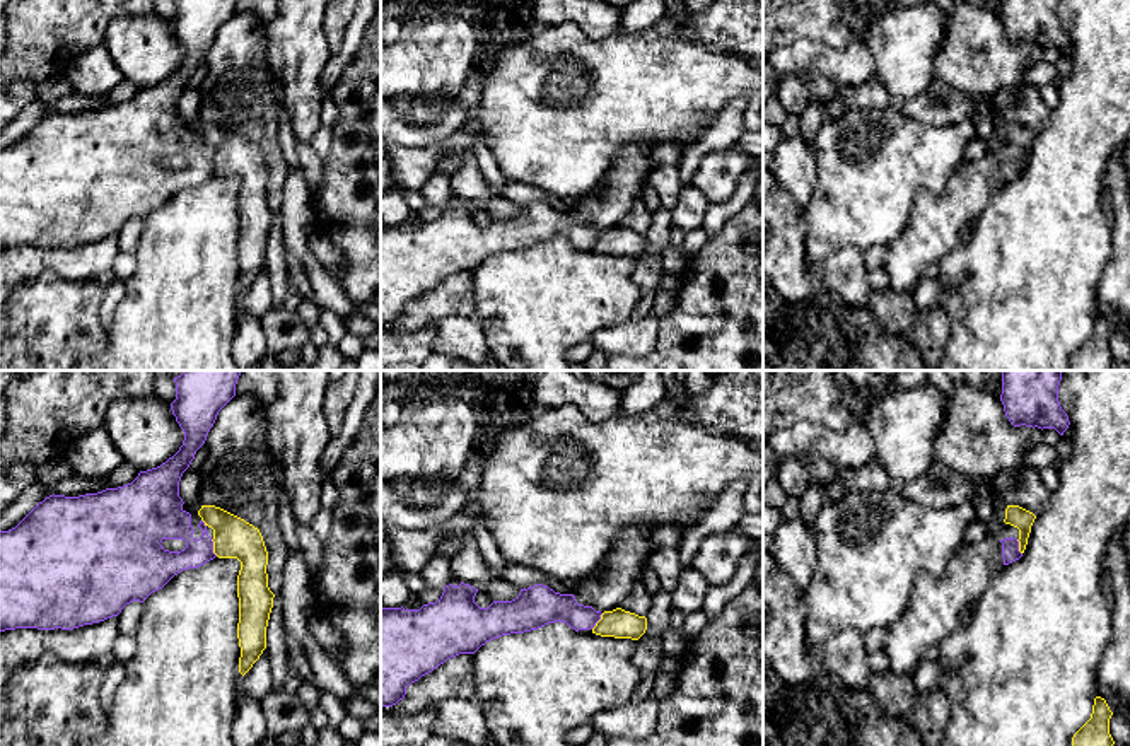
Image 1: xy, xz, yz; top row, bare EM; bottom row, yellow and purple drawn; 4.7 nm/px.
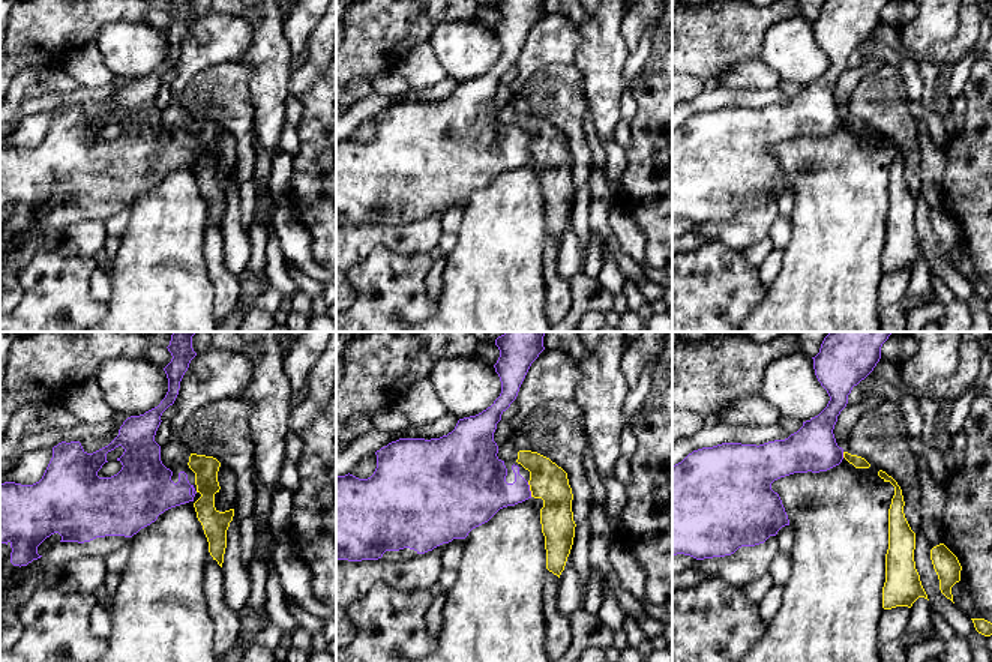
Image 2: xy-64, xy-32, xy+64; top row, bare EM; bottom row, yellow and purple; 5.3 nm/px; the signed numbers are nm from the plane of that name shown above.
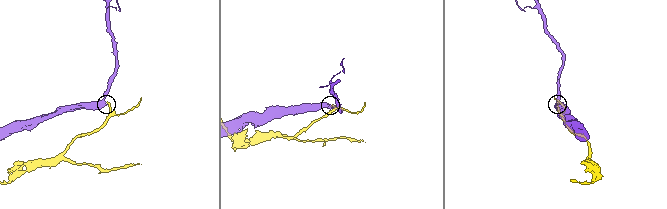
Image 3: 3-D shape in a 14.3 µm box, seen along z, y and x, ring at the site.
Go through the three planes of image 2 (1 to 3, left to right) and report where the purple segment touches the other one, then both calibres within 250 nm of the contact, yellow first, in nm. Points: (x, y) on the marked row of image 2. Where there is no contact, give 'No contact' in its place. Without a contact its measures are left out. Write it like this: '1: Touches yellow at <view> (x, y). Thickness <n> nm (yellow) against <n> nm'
1: No contact
2: Touches yellow at xy-32 (530, 490). Thickness 200 nm (yellow) against 260 nm
3: Touches yellow at xy+64 (844, 455). Thickness 60 nm (yellow) against 240 nm

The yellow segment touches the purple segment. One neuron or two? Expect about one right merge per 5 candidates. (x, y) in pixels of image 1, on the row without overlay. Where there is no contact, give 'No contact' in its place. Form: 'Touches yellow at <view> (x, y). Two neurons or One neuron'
Touches yellow at xy (214, 166). Two neurons

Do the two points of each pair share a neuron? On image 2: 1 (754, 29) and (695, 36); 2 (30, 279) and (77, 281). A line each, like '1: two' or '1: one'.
1: one
2: one

